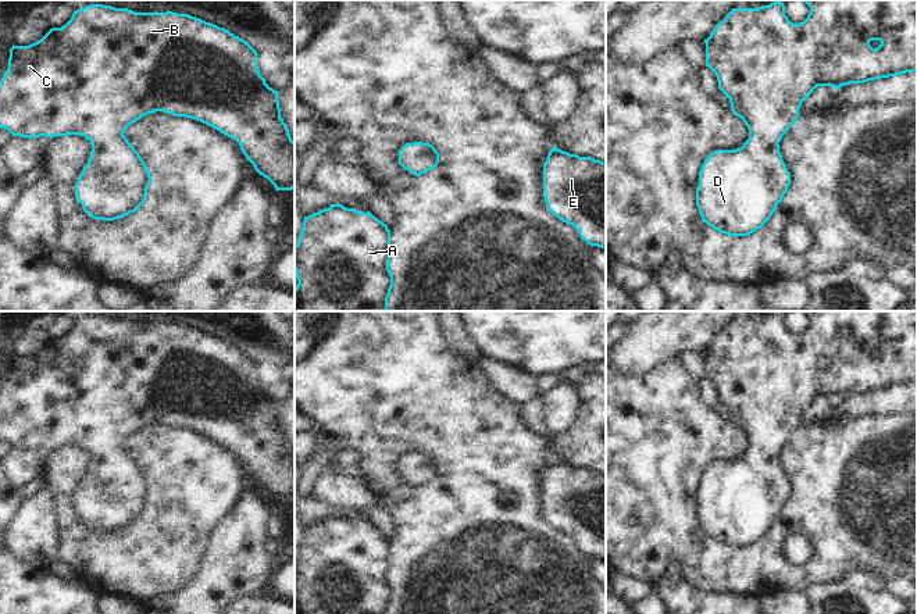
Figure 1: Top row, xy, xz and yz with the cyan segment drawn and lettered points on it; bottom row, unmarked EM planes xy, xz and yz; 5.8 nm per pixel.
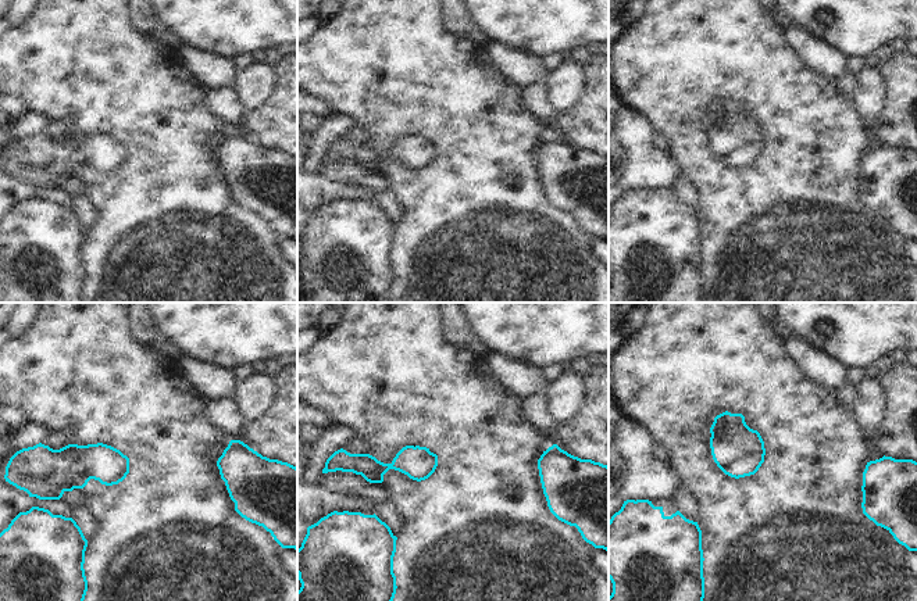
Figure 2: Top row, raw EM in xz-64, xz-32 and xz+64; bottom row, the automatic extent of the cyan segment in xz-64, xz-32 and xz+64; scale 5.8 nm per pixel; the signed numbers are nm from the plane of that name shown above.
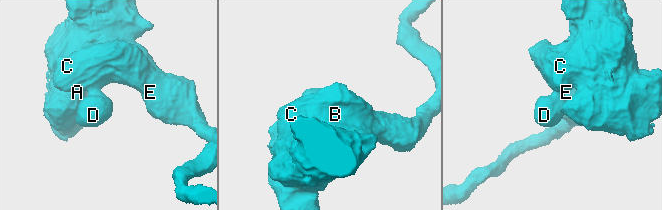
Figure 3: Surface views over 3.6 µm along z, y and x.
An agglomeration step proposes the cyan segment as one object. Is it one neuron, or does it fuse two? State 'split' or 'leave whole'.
leave whole

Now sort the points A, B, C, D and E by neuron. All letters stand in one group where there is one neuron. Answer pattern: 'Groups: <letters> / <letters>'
Groups: A B C D E

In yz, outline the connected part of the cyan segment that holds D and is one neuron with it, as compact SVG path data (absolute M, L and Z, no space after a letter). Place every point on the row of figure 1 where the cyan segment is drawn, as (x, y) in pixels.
M804 0L810 7L810 13L803 22L793 24L785 15L785 6L774 1L759 8L732 8L727 17L720 21L706 43L706 67L717 76L718 89L729 99L731 111L739 117L749 129L749 139L742 147L735 150L716 150L703 163L699 171L699 185L696 188L696 206L702 221L713 229L728 236L747 236L760 229L777 210L777 204L782 201L784 194L791 185L791 174L779 153L779 142L785 132L799 118L802 103L813 93L817 86L832 86L836 90L850 83L864 83L881 78L902 75L906 72L917 72L917 0Z

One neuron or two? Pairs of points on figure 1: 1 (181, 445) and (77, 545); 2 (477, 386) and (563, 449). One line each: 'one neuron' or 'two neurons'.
1: one neuron
2: two neurons

